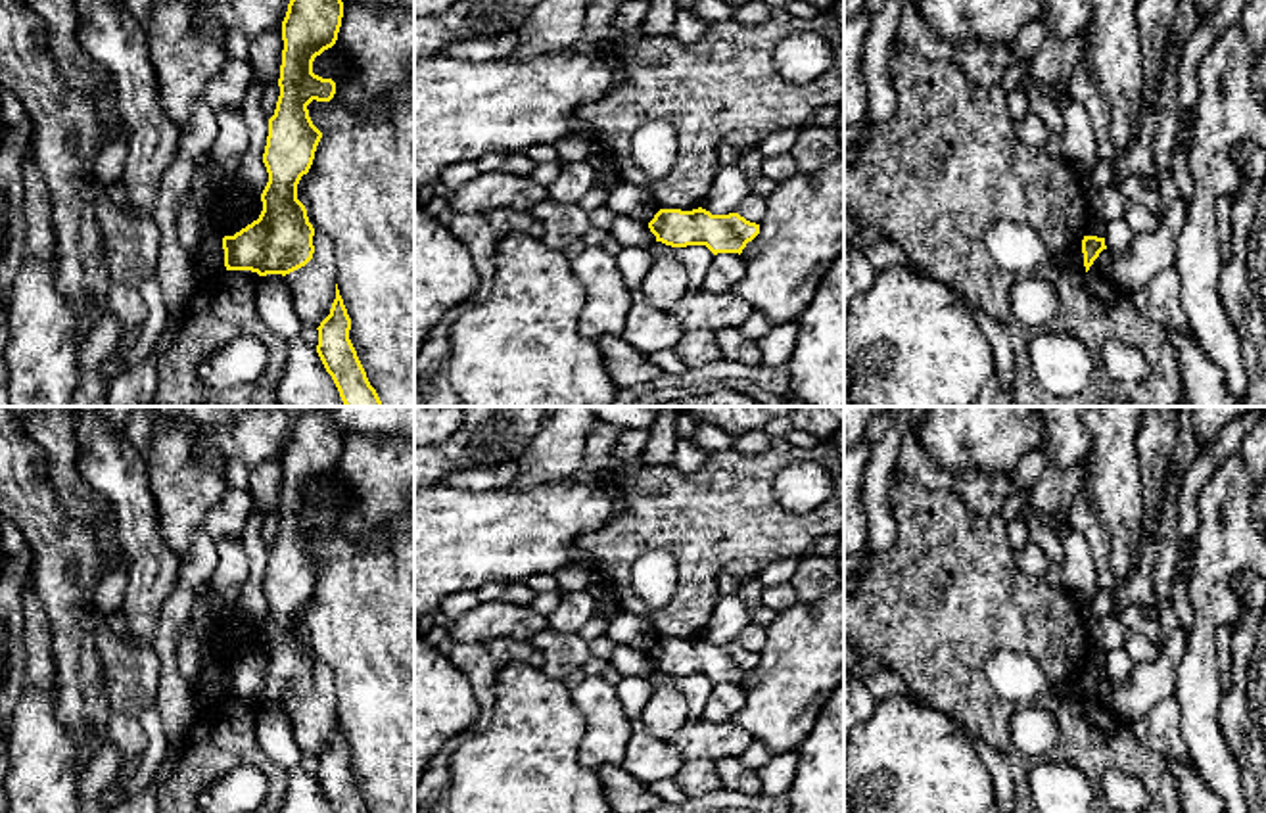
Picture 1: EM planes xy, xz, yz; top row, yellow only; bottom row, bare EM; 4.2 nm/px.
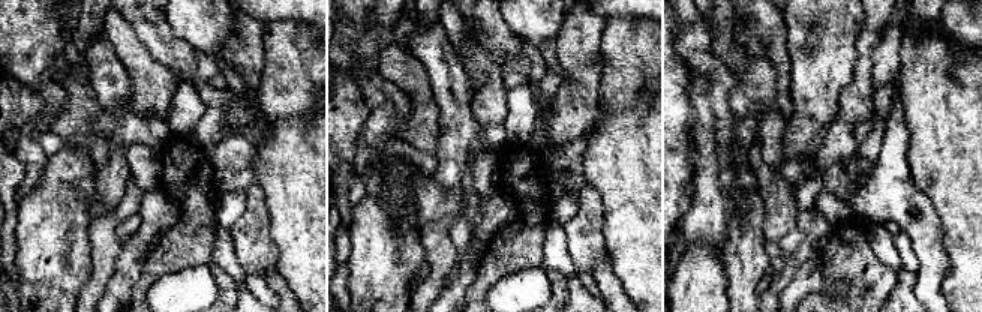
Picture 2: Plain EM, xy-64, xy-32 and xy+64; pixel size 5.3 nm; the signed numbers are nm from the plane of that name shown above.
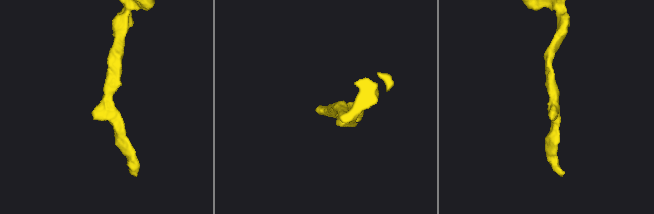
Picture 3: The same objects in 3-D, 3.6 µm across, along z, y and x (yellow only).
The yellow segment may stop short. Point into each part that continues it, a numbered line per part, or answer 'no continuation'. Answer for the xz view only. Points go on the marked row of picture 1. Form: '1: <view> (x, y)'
no continuation

